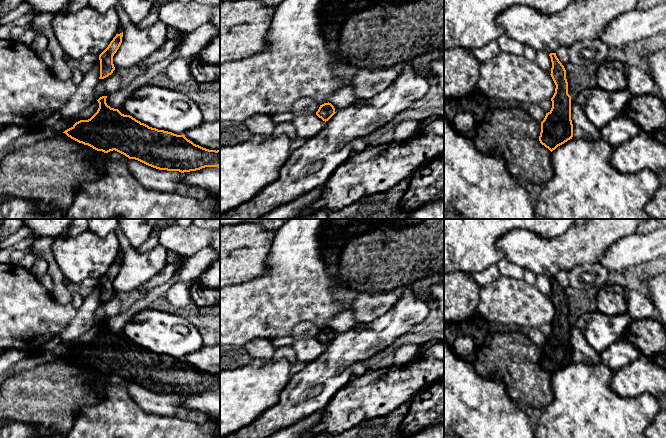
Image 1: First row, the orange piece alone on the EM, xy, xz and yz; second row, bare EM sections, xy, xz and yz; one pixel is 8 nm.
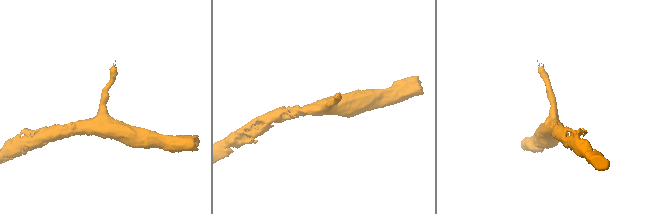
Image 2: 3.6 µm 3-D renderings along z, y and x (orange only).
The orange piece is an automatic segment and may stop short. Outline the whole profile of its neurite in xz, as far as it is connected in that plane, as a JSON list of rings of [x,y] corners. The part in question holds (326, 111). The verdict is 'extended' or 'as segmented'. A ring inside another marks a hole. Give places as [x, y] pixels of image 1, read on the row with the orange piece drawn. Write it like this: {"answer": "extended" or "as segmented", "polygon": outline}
{"answer": "as segmented", "polygon": [[[324,103],[320,105],[318,111],[316,112],[316,115],[321,118],[323,121],[328,121],[334,114],[335,114],[335,108],[331,103]]]}

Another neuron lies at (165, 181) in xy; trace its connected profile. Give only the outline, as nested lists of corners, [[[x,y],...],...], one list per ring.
[[[128,159],[126,164],[134,178],[146,188],[164,193],[176,192],[181,172],[159,170],[135,159]]]

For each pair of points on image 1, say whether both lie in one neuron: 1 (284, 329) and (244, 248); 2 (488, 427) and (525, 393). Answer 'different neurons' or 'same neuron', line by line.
1: different neurons
2: different neurons

